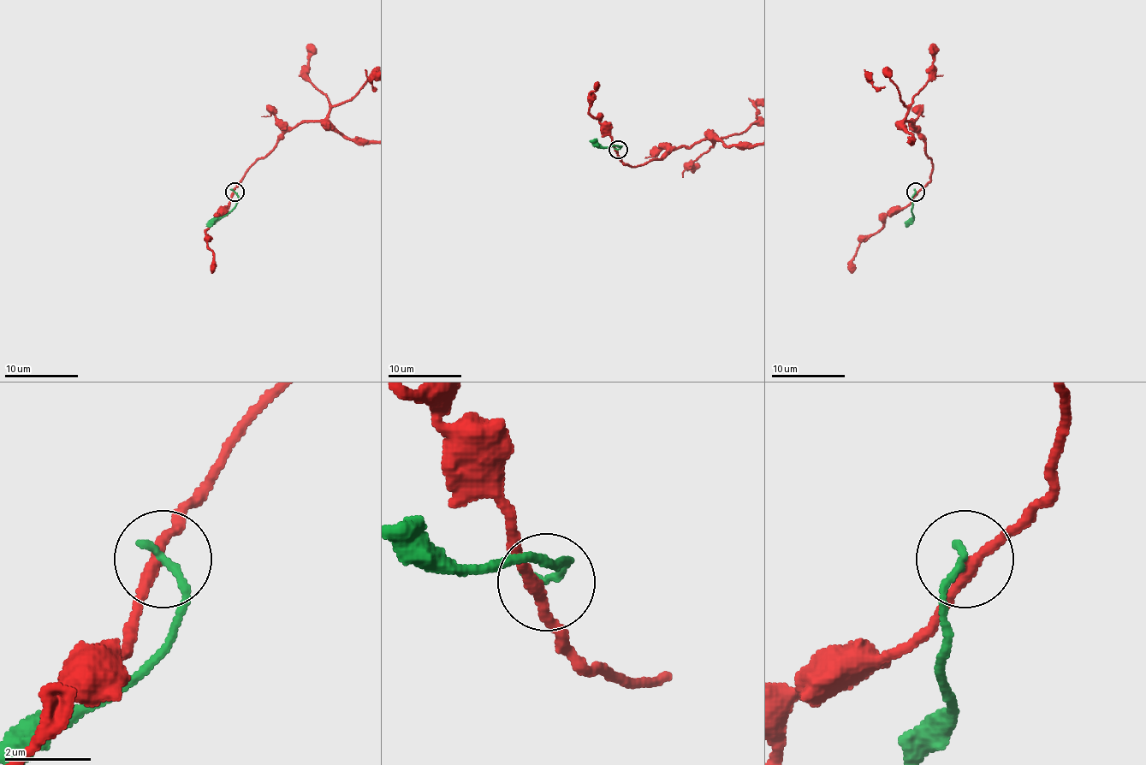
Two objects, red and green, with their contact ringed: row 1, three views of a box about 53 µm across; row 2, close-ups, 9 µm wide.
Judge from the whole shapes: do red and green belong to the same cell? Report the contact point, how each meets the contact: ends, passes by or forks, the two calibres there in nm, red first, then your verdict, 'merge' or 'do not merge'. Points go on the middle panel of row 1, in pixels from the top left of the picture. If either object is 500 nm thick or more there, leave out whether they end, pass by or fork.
(618, 150) | red passes by | green ends | 260/190 nm | do not merge

